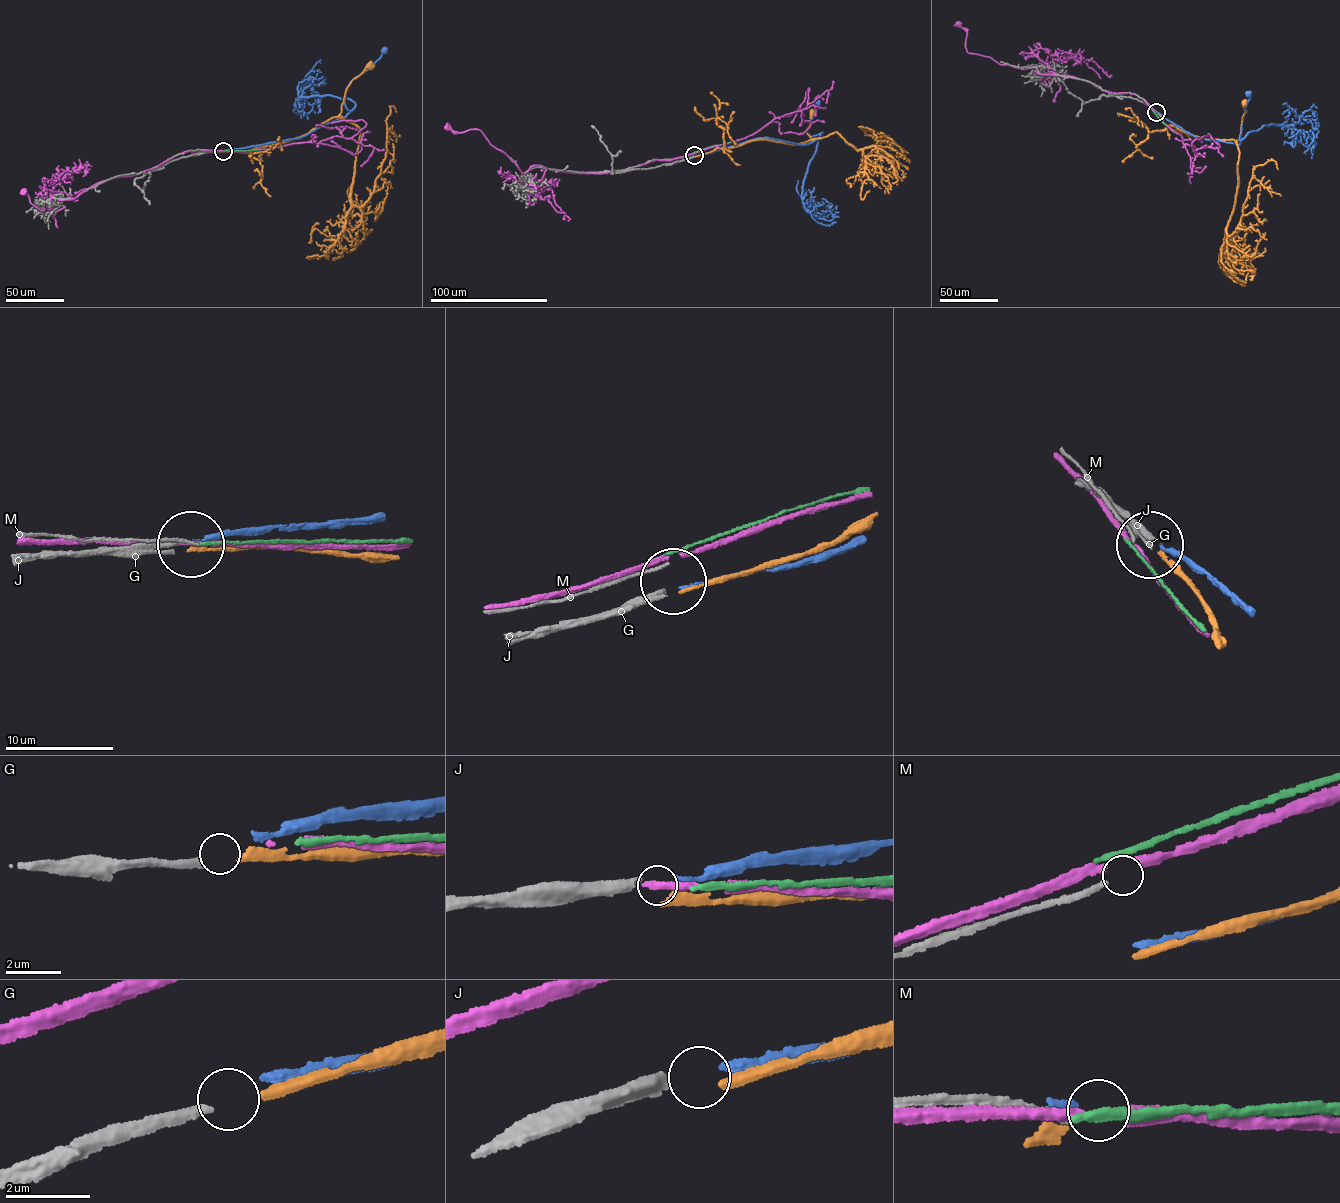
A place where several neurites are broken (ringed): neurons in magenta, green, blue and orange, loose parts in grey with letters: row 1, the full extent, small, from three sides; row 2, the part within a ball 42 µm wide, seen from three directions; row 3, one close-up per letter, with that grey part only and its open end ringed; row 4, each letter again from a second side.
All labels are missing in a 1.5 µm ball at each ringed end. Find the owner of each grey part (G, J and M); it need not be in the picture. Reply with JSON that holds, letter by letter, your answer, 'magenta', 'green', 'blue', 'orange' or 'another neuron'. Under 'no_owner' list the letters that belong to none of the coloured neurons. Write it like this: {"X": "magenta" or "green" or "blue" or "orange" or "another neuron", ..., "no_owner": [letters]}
{"G": "orange", "J": "blue", "M": "another neuron", "no_owner": ["M"]}

